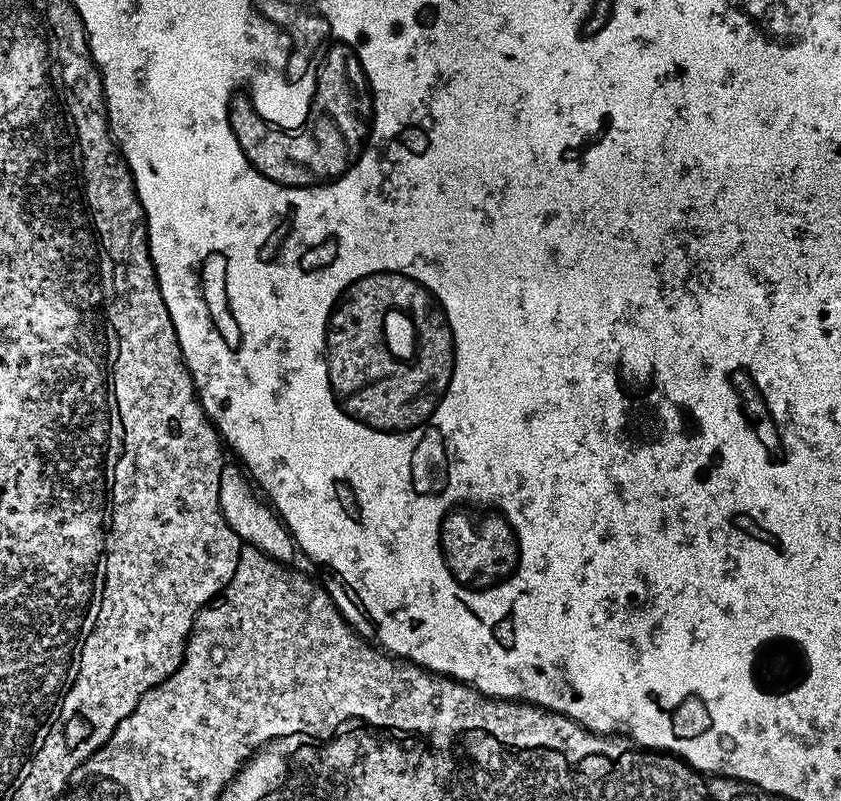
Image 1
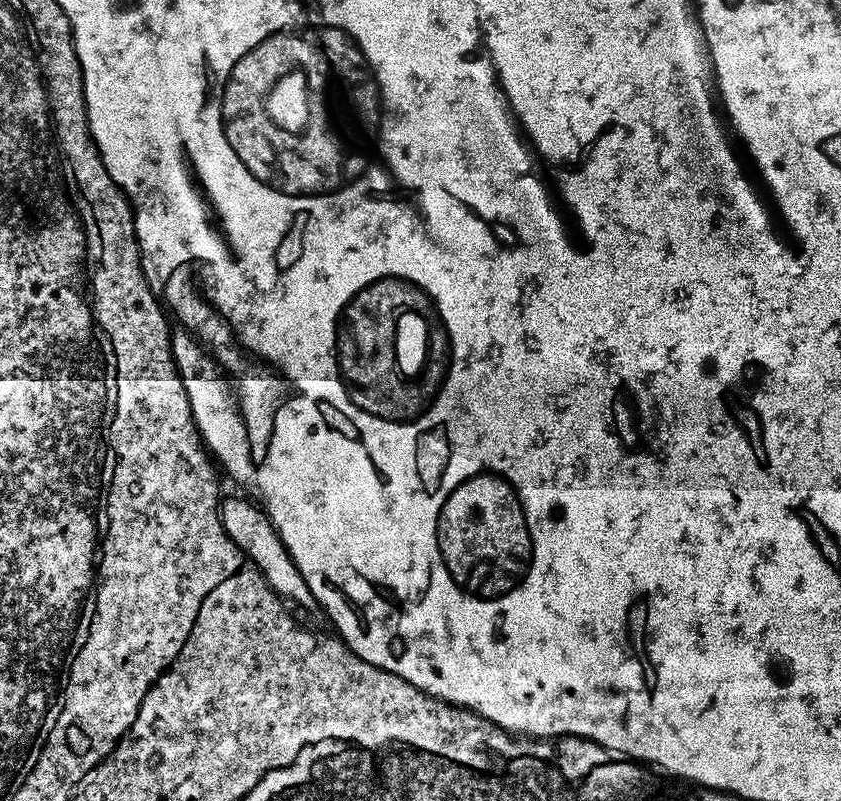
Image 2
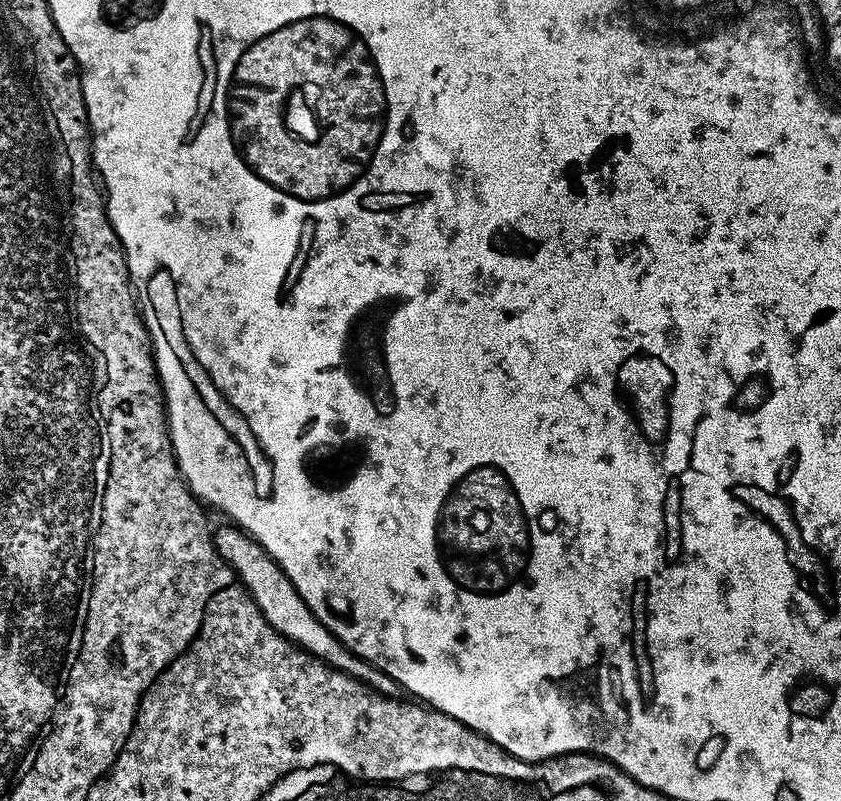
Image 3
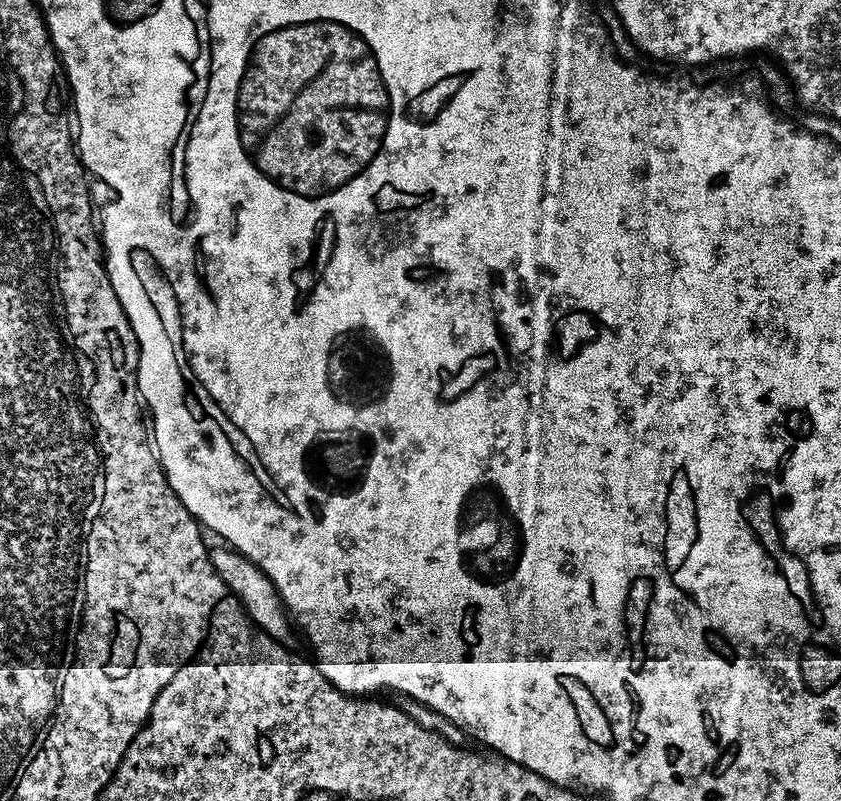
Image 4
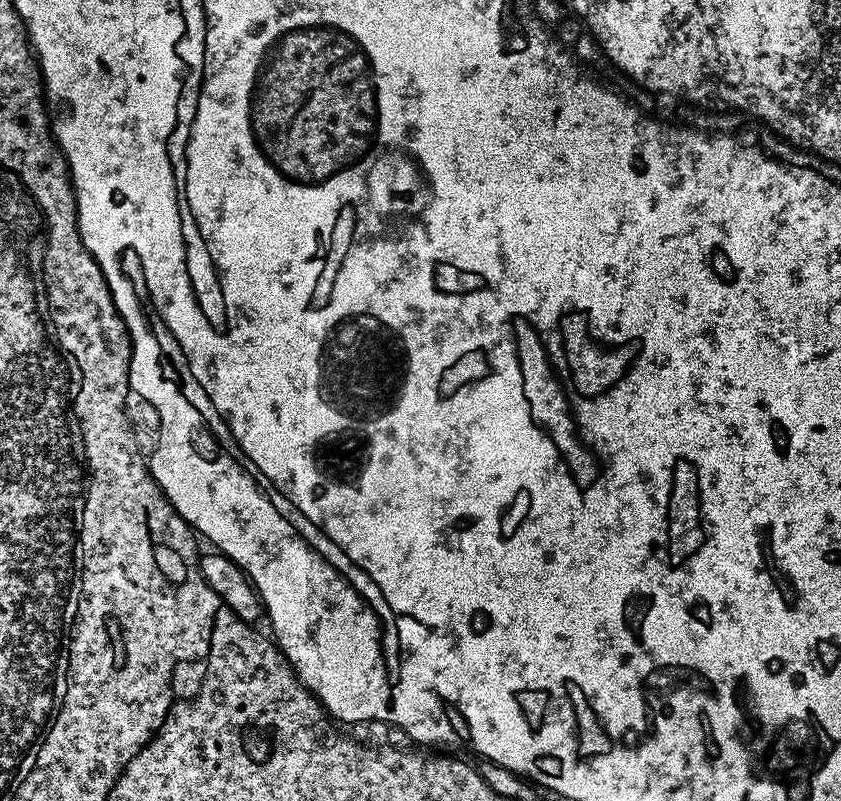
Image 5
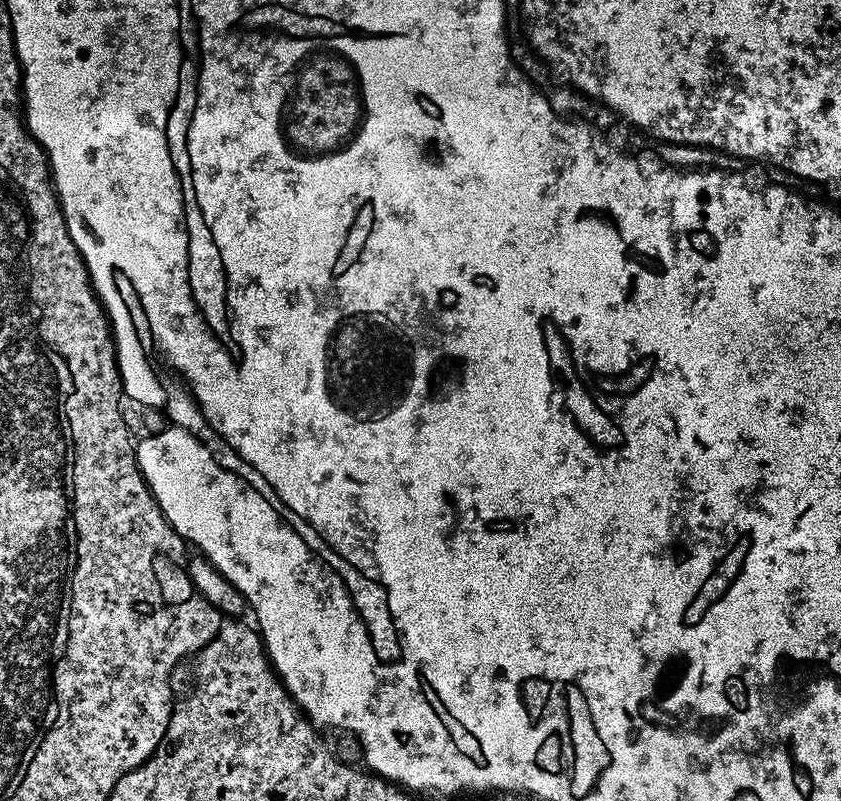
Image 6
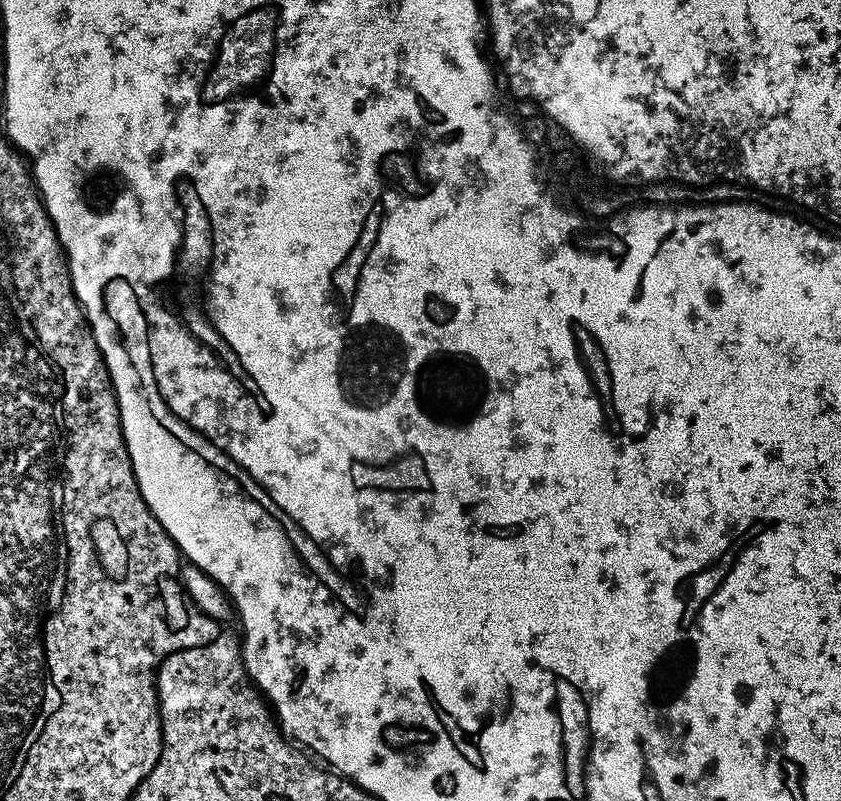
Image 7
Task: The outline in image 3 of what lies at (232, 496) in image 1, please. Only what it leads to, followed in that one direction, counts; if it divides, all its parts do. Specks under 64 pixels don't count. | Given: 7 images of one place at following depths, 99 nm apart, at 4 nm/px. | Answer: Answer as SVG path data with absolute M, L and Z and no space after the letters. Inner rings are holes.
M224 522L220 529L212 532L212 541L218 554L231 566L239 583L251 594L252 601L258 606L258 610L262 610L266 622L270 622L270 626L275 632L282 634L293 644L297 644L299 648L304 648L312 656L323 660L334 670L362 682L380 696L396 698L401 695L402 689L397 680L390 678L390 674L386 674L369 660L355 656L332 631L326 626L322 626L322 622L310 610L310 606L306 602L302 602L298 590L294 590L294 582L290 582L290 578L286 578L286 574L278 566L278 562L274 562L274 558L270 558L270 554L251 534L242 531L231 522Z

